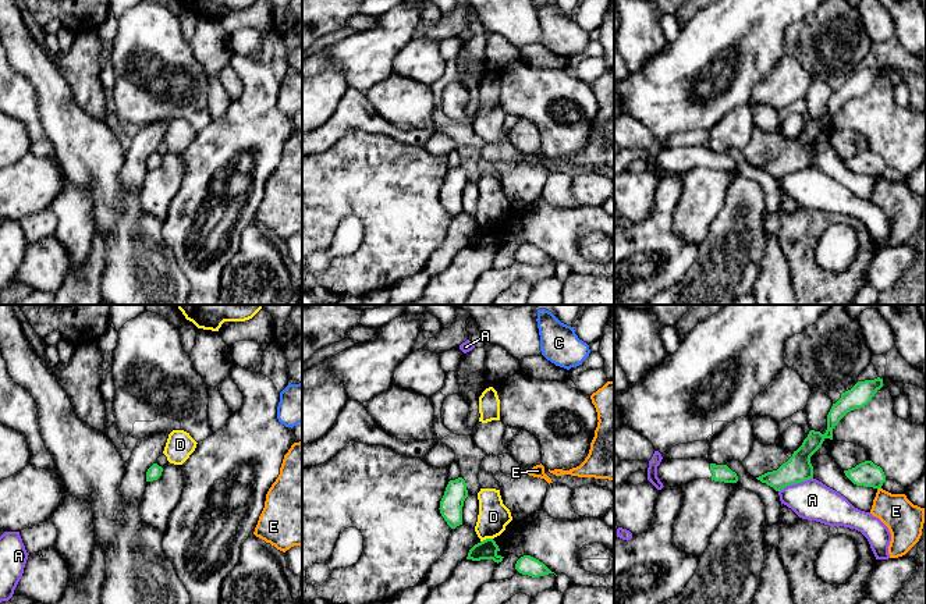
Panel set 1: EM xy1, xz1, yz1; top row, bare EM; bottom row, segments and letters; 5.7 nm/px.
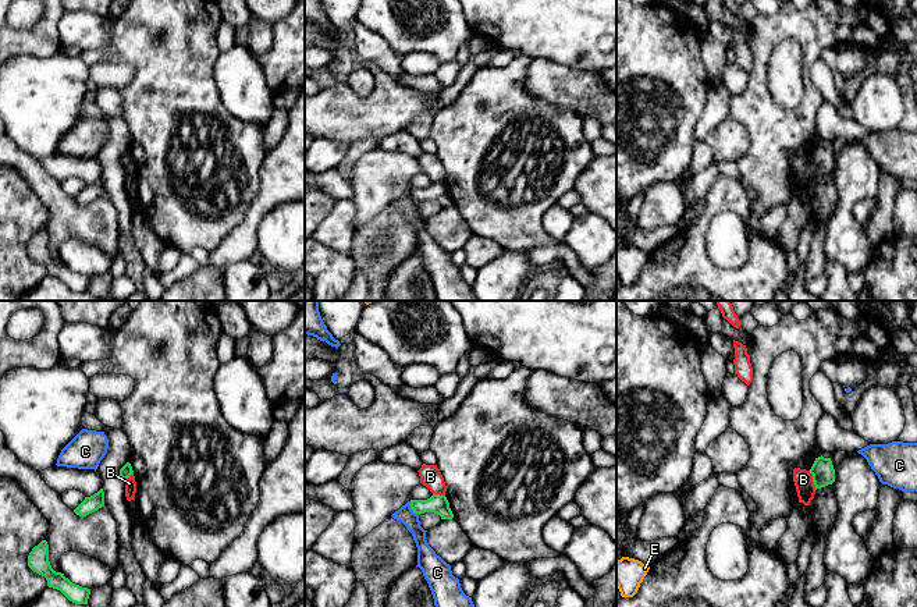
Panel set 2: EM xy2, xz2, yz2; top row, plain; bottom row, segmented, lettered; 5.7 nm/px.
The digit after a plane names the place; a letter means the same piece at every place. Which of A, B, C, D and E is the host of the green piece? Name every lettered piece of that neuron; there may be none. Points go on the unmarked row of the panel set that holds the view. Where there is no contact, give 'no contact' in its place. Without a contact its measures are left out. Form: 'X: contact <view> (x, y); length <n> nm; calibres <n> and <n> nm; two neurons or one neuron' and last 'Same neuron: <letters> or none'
A: contact yz1 (795, 171); length 220 nm; calibres 160 and 240 nm; two neurons
B: contact yz2 (813, 169); length 120 nm; calibres 130 and 110 nm; two neurons
C: contact xz2 (412, 198); length 100 nm; calibres 110 and 90 nm; two neurons
D: contact xz1 (486, 227); length 80 nm; calibres 120 and 180 nm; two neurons
E: contact yz1 (879, 176); length 30 nm; calibres 140 and 220 nm; two neurons
Same neuron: none

